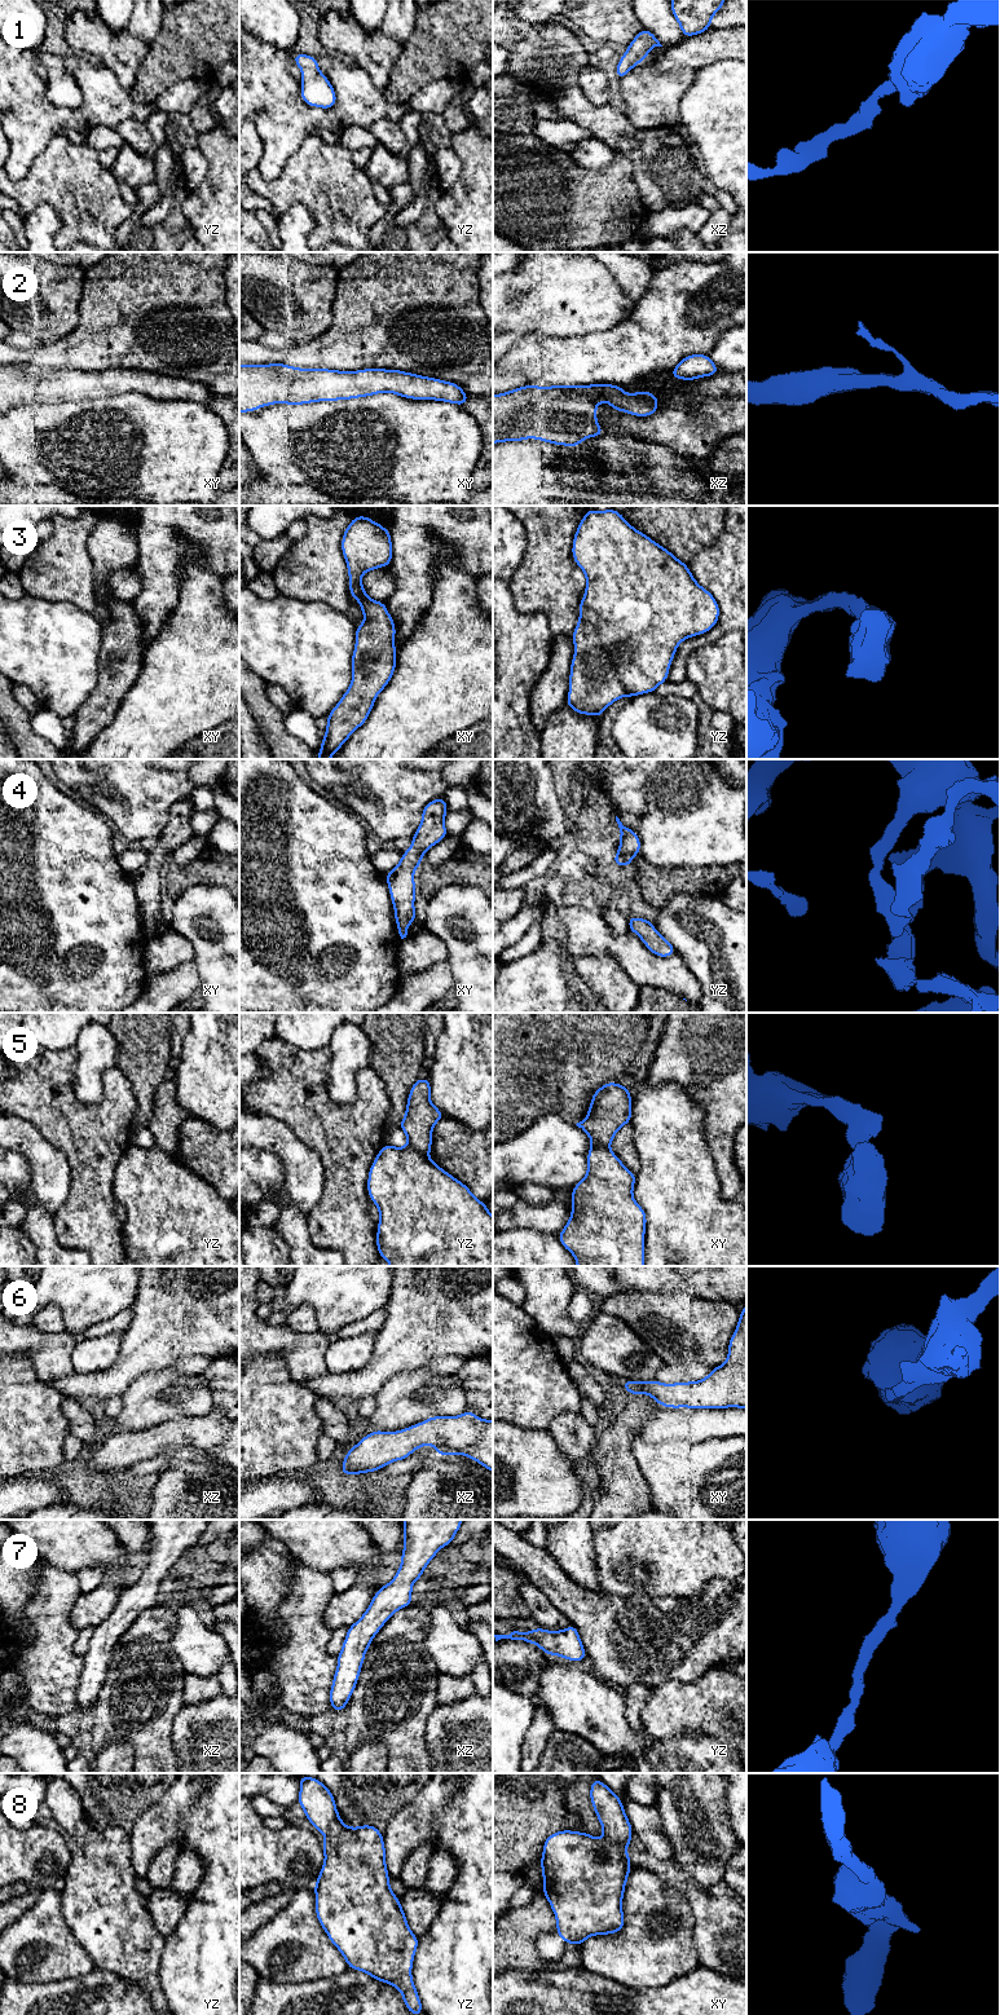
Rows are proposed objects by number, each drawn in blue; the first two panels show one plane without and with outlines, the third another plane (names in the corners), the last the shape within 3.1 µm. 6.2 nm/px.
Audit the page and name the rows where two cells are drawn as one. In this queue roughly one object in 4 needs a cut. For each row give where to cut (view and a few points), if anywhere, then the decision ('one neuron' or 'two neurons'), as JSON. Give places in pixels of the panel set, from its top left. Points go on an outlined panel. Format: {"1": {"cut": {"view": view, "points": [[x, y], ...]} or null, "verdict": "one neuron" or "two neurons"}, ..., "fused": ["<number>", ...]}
{"1": {"cut": null, "verdict": "one neuron"}, "2": {"cut": null, "verdict": "one neuron"}, "3": {"cut": null, "verdict": "one neuron"}, "4": {"cut": null, "verdict": "one neuron"}, "5": {"cut": {"view": "yz", "points": [[409, 1143], [427, 1156]]}, "verdict": "two neurons"}, "6": {"cut": null, "verdict": "one neuron"}, "7": {"cut": null, "verdict": "one neuron"}, "8": {"cut": null, "verdict": "one neuron"}, "fused": ["5"]}

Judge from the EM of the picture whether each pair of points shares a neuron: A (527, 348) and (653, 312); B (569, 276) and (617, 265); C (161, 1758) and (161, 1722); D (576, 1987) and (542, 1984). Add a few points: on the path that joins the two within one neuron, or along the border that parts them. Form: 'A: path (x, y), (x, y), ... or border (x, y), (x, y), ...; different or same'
A: path (560, 351), (625, 351), (630, 345); same
B: border (604, 265), (625, 294); different
C: path (161, 1749), (161, 1731); same
D: path (568, 1987), (550, 1987); same

